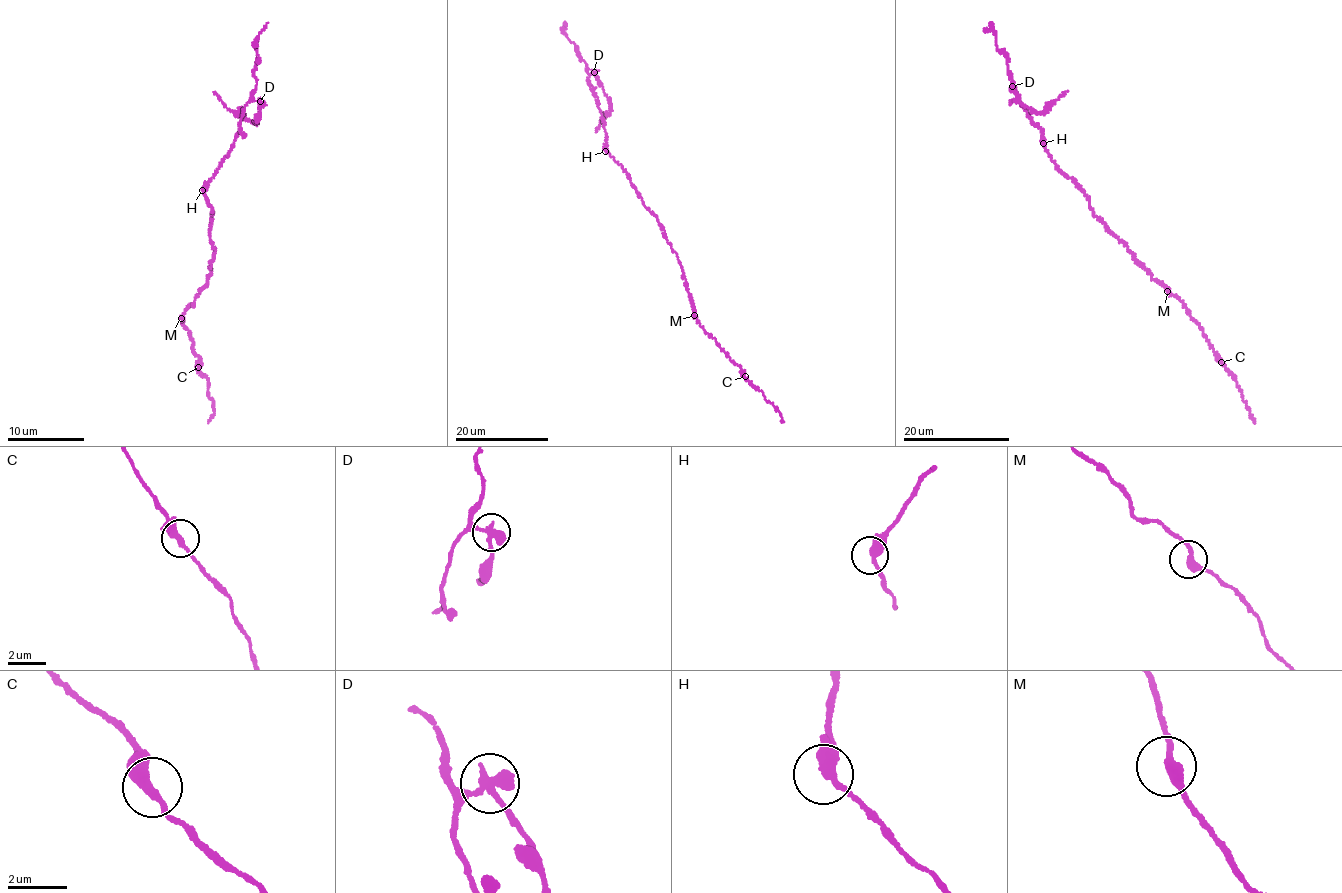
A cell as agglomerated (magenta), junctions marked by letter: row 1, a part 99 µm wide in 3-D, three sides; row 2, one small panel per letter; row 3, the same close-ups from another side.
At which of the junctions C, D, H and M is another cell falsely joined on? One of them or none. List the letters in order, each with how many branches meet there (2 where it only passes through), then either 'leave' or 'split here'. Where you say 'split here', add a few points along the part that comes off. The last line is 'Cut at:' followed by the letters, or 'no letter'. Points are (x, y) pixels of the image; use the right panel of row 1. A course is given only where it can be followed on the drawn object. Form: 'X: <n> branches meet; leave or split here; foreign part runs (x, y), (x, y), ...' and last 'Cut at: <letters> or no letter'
C: 2 branches meet; leave
D: 2 branches meet; split here; foreign part runs (1012, 86), (1018, 101), (1040, 113), (1047, 111), (1067, 91)
H: 2 branches meet; leave
M: 2 branches meet; leave
Cut at: D

